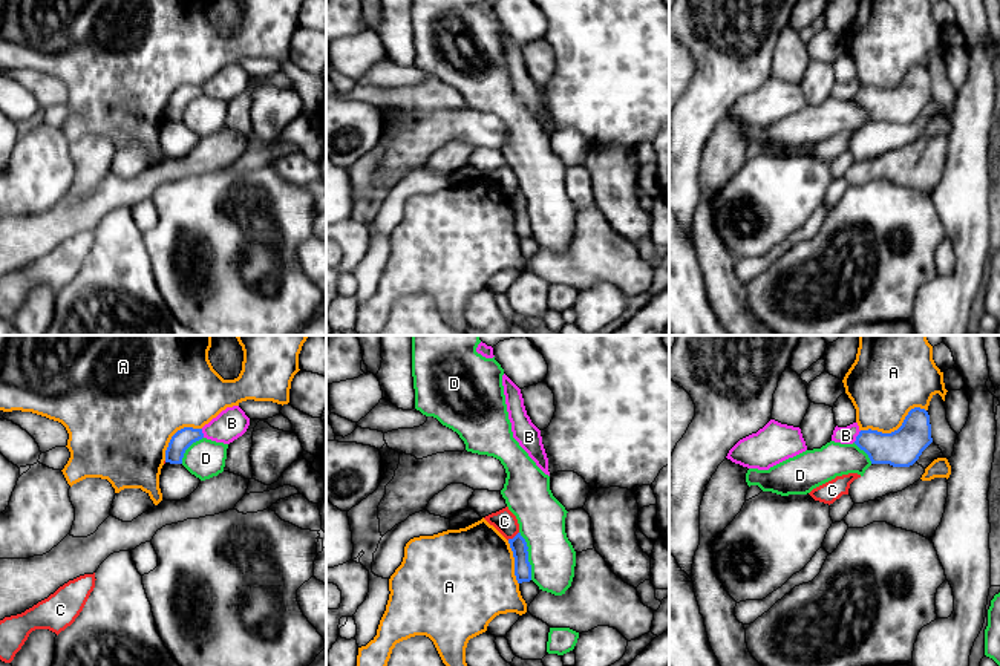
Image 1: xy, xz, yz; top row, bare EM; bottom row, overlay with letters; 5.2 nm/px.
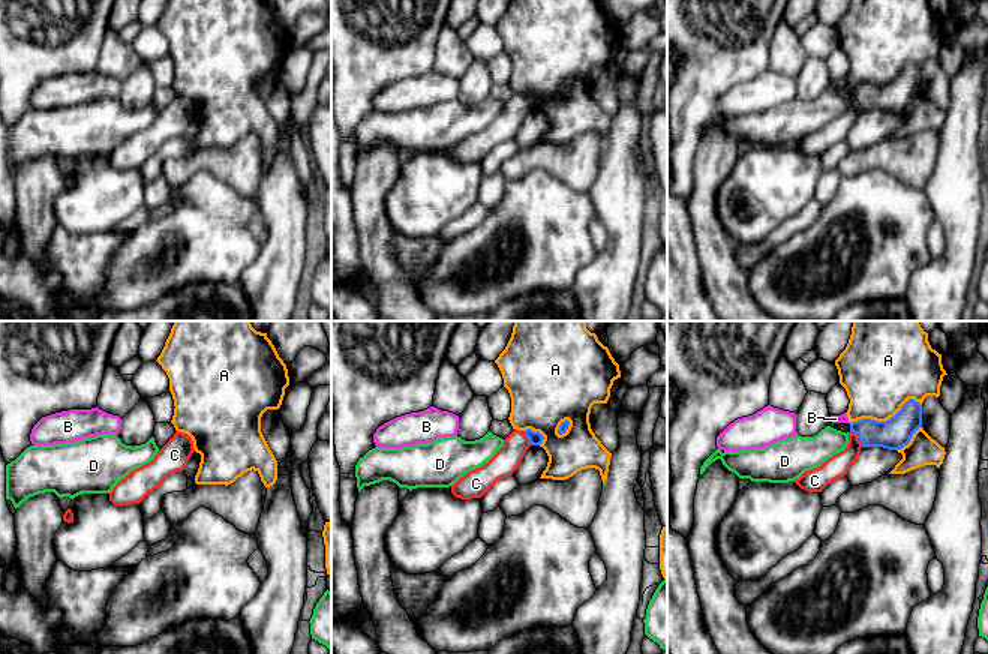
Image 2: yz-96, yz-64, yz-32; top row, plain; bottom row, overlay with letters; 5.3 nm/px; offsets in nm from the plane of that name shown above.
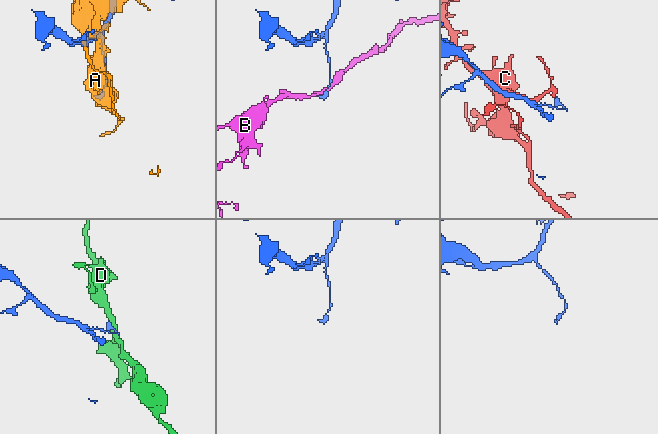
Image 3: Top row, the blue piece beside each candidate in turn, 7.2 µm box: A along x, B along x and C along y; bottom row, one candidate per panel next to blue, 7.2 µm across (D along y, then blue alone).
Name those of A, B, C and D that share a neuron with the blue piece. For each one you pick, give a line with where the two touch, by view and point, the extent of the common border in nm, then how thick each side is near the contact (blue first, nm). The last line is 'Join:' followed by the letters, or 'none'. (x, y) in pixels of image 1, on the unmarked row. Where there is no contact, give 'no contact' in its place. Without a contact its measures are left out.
Join: none

